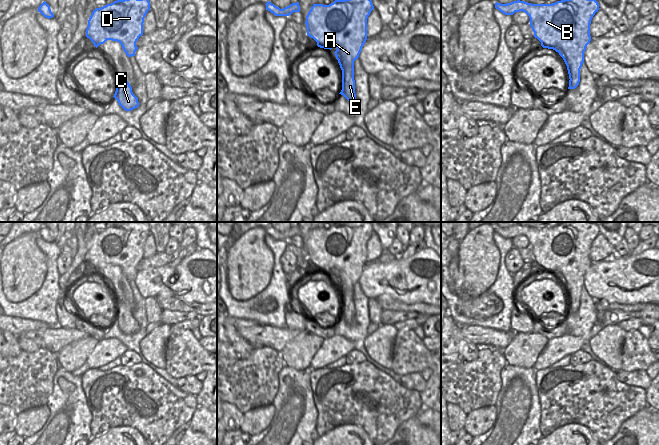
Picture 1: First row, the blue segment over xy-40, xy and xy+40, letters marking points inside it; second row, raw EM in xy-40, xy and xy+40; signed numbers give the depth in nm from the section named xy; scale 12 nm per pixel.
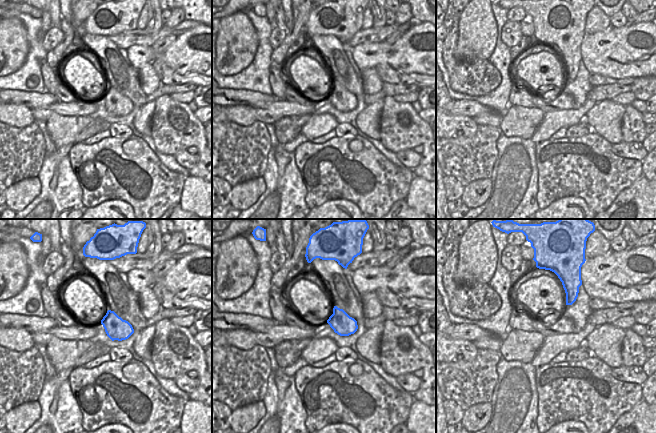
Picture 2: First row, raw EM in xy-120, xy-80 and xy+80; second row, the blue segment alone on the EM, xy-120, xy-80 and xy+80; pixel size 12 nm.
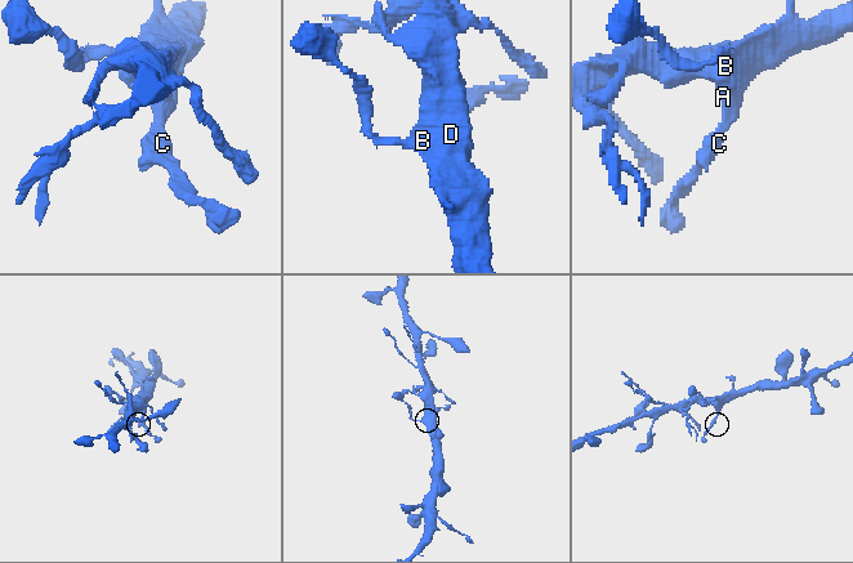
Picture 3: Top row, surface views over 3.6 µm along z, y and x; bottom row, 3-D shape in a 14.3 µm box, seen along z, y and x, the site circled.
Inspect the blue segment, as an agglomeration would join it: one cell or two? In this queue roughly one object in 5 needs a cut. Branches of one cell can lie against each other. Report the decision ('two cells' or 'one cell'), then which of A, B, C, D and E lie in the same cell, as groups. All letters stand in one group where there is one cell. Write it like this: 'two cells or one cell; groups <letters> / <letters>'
one cell; groups A B C D E

